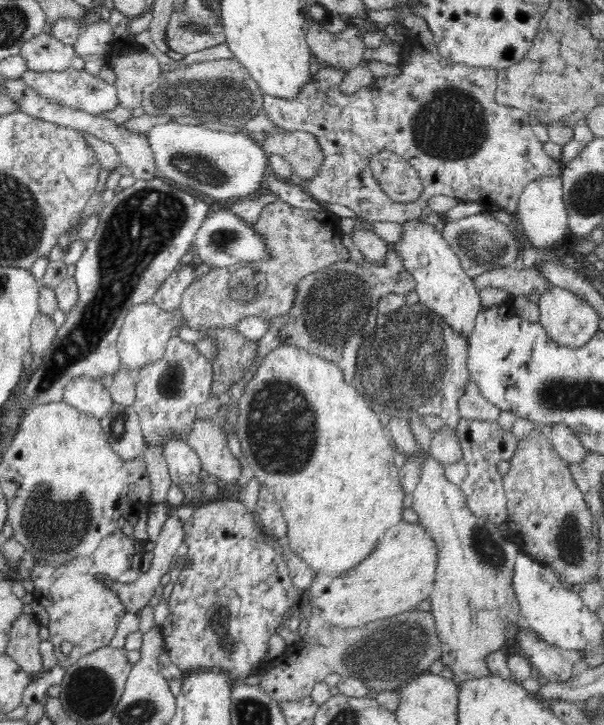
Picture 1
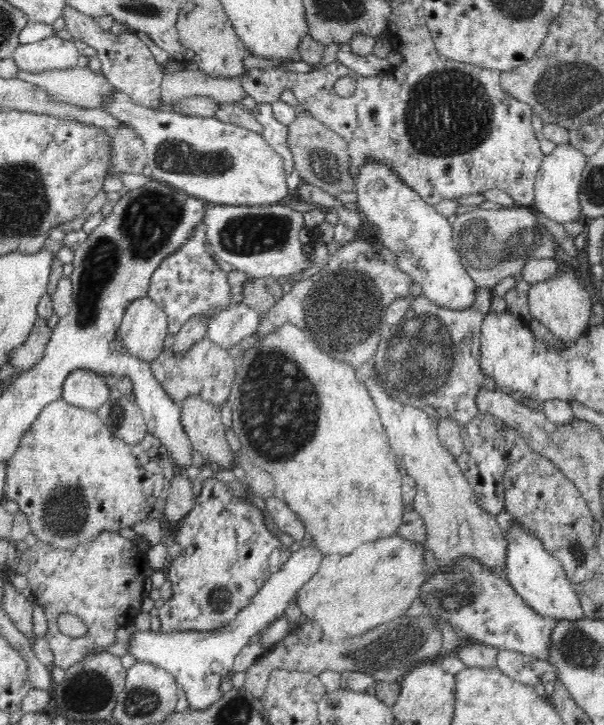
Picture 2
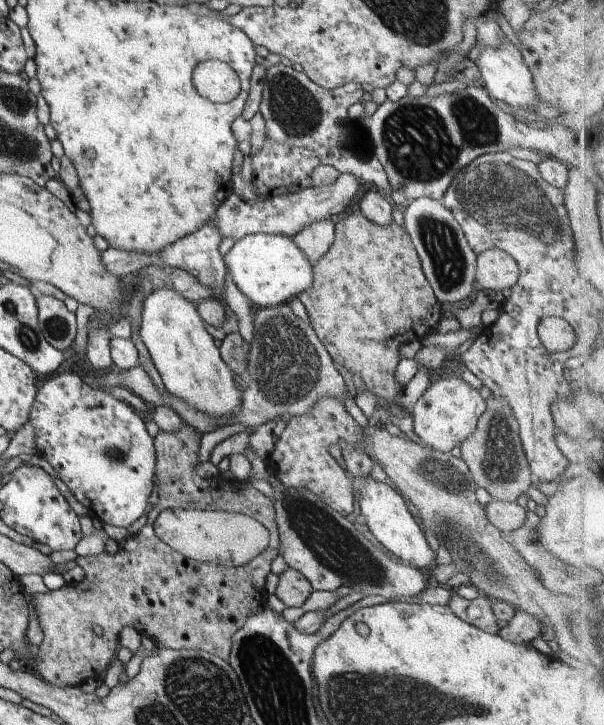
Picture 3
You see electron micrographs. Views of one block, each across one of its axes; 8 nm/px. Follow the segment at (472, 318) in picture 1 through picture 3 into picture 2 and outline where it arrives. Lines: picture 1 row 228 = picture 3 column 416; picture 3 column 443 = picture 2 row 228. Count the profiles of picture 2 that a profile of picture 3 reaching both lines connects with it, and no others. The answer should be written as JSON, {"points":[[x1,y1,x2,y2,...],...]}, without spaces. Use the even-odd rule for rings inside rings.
{"points":[[368,158,368,161,359,168,356,176,355,193,358,195,359,213,368,225,376,224,380,240,386,248,393,252,401,270,412,278,413,282,420,284,422,295,438,307,454,311,470,309,474,305,478,284,467,270,464,270,459,252,456,251,453,243,455,239,452,238,450,222,438,214,434,206,420,199,418,193,414,193,412,188,404,184,404,181,400,181,398,174,394,173,394,168,378,163,378,161,370,161]]}

